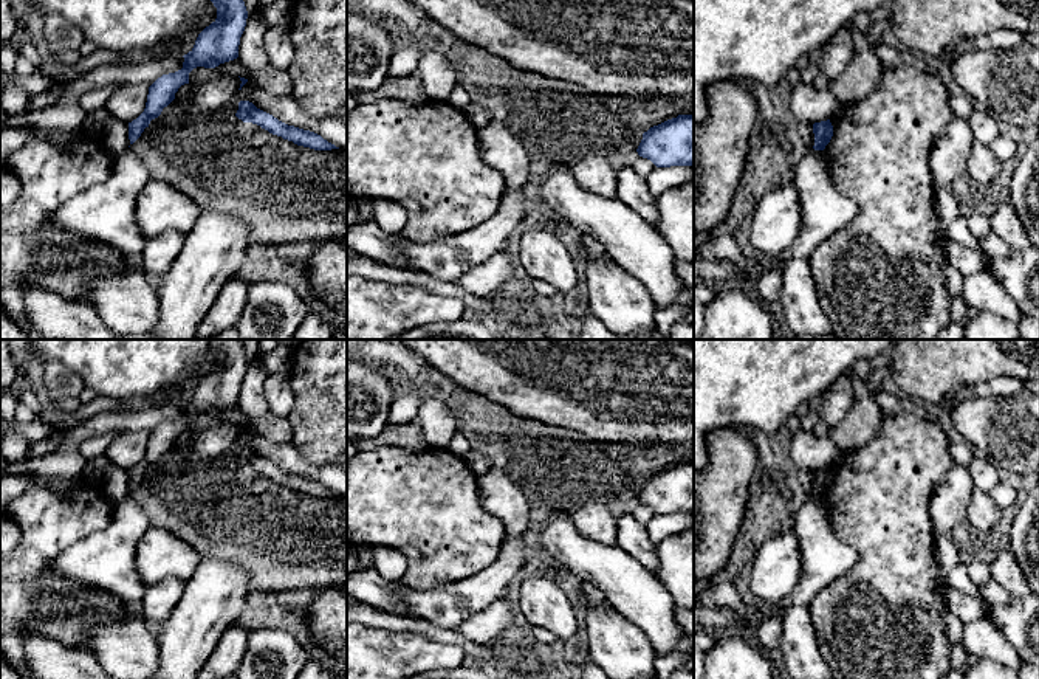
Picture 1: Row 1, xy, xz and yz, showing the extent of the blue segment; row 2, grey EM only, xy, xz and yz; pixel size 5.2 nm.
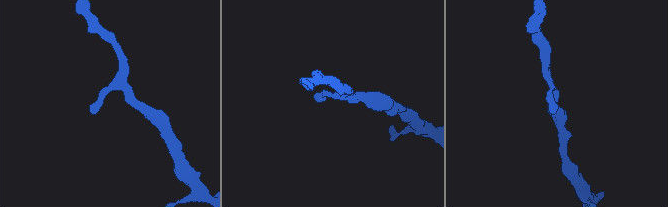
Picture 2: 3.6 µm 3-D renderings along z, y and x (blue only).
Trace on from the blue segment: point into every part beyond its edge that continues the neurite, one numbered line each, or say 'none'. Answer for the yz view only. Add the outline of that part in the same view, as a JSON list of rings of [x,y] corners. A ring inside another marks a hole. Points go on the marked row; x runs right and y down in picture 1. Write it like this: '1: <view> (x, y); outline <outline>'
none

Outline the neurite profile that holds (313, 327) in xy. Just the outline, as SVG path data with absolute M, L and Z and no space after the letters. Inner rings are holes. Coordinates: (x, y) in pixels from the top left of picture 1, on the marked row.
M308 313L296 330L293 340L331 340L334 329L316 313Z

